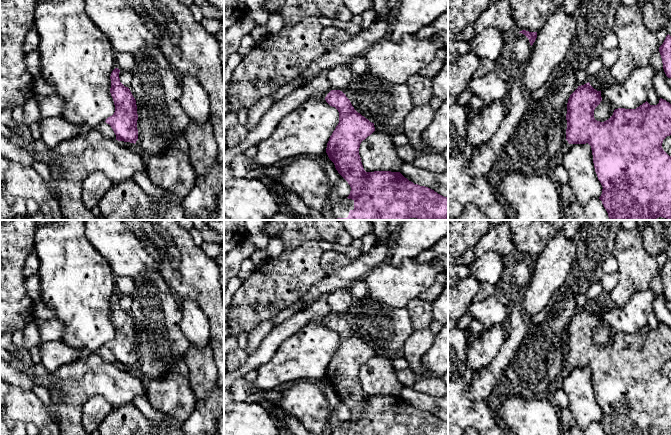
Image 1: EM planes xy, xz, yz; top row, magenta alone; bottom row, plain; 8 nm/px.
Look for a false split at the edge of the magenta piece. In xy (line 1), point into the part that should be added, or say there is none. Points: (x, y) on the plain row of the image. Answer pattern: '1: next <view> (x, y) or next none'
1: next none

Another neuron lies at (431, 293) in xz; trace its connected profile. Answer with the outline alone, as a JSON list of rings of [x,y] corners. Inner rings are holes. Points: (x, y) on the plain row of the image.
[[[445,273],[437,274],[433,281],[433,284],[430,287],[428,287],[424,292],[419,294],[418,298],[427,302],[435,301],[443,291],[445,283],[446,283],[446,274]]]

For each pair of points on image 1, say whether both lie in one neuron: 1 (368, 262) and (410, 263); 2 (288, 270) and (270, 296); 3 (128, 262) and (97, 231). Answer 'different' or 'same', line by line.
1: different
2: same
3: same

